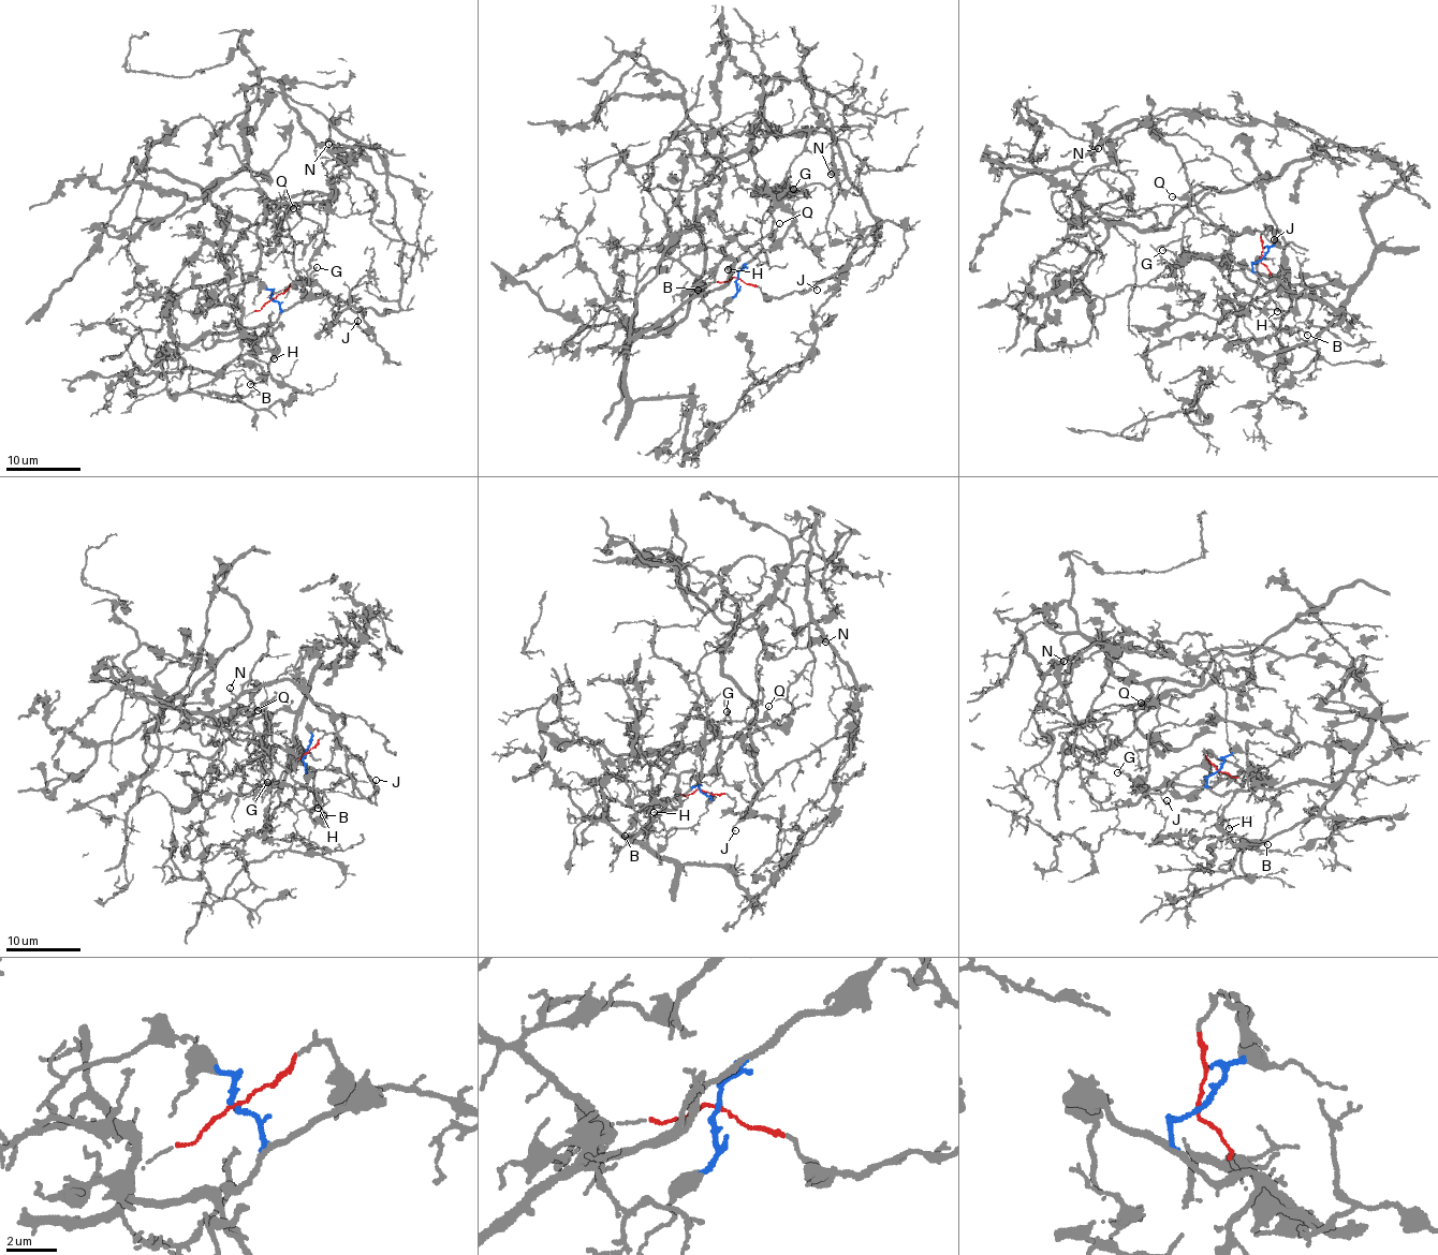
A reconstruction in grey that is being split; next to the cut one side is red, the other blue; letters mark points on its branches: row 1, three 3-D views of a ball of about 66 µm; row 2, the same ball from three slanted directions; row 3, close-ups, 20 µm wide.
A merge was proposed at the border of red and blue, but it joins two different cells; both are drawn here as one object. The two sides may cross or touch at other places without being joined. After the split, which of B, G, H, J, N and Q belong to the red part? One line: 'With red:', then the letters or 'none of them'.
With red: J, N

